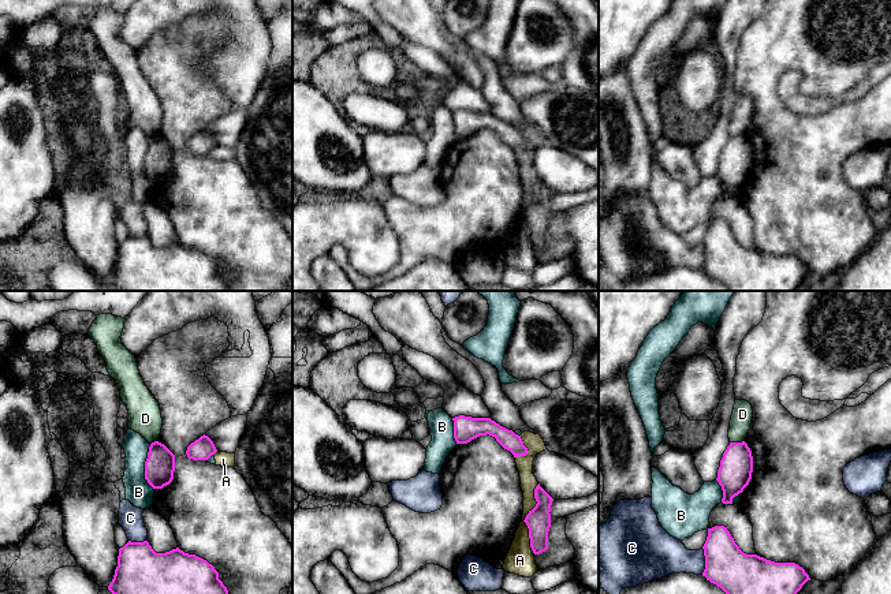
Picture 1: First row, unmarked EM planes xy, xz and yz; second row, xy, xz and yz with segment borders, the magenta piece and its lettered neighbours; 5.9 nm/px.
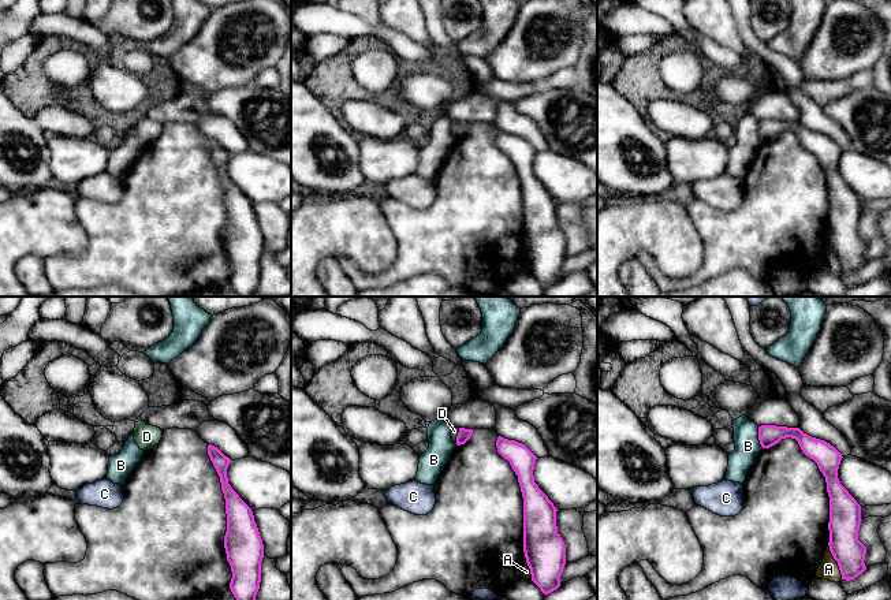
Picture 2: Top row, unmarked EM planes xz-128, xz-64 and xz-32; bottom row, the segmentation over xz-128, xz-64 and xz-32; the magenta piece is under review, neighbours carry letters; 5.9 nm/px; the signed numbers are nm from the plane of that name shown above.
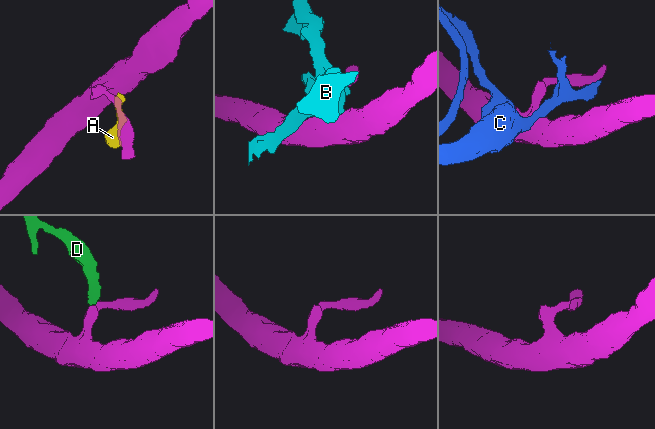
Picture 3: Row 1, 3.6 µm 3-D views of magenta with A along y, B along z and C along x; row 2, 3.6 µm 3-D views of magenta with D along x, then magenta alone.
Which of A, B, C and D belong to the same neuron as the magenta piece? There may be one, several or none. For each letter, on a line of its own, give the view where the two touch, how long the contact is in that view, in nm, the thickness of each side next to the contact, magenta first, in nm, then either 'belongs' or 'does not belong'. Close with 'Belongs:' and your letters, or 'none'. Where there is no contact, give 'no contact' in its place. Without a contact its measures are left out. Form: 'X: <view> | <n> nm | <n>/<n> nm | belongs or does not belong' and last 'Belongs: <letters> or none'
A: xz | 420 nm | 140/170 nm | does not belong
B: xy | 280 nm | 180/160 nm | does not belong
C: yz | 160 nm | 280/240 nm | does not belong
D: yz | 90 nm | 200/130 nm | does not belong
Belongs: none

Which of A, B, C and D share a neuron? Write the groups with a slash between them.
A B / C / D

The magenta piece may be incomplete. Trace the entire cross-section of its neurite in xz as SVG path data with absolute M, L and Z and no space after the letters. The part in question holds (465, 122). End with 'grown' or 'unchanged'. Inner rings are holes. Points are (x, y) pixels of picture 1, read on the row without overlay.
M459 109L452 112L454 115L454 132L456 138L467 138L480 130L492 130L496 135L507 145L510 145L514 152L526 150L529 147L527 142L523 139L521 130L515 128L491 112L471 112Z | unchanged

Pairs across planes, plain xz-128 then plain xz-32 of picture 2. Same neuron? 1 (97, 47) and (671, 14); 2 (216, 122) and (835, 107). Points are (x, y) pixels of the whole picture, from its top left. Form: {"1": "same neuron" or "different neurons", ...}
{"1": "different neurons", "2": "different neurons"}

